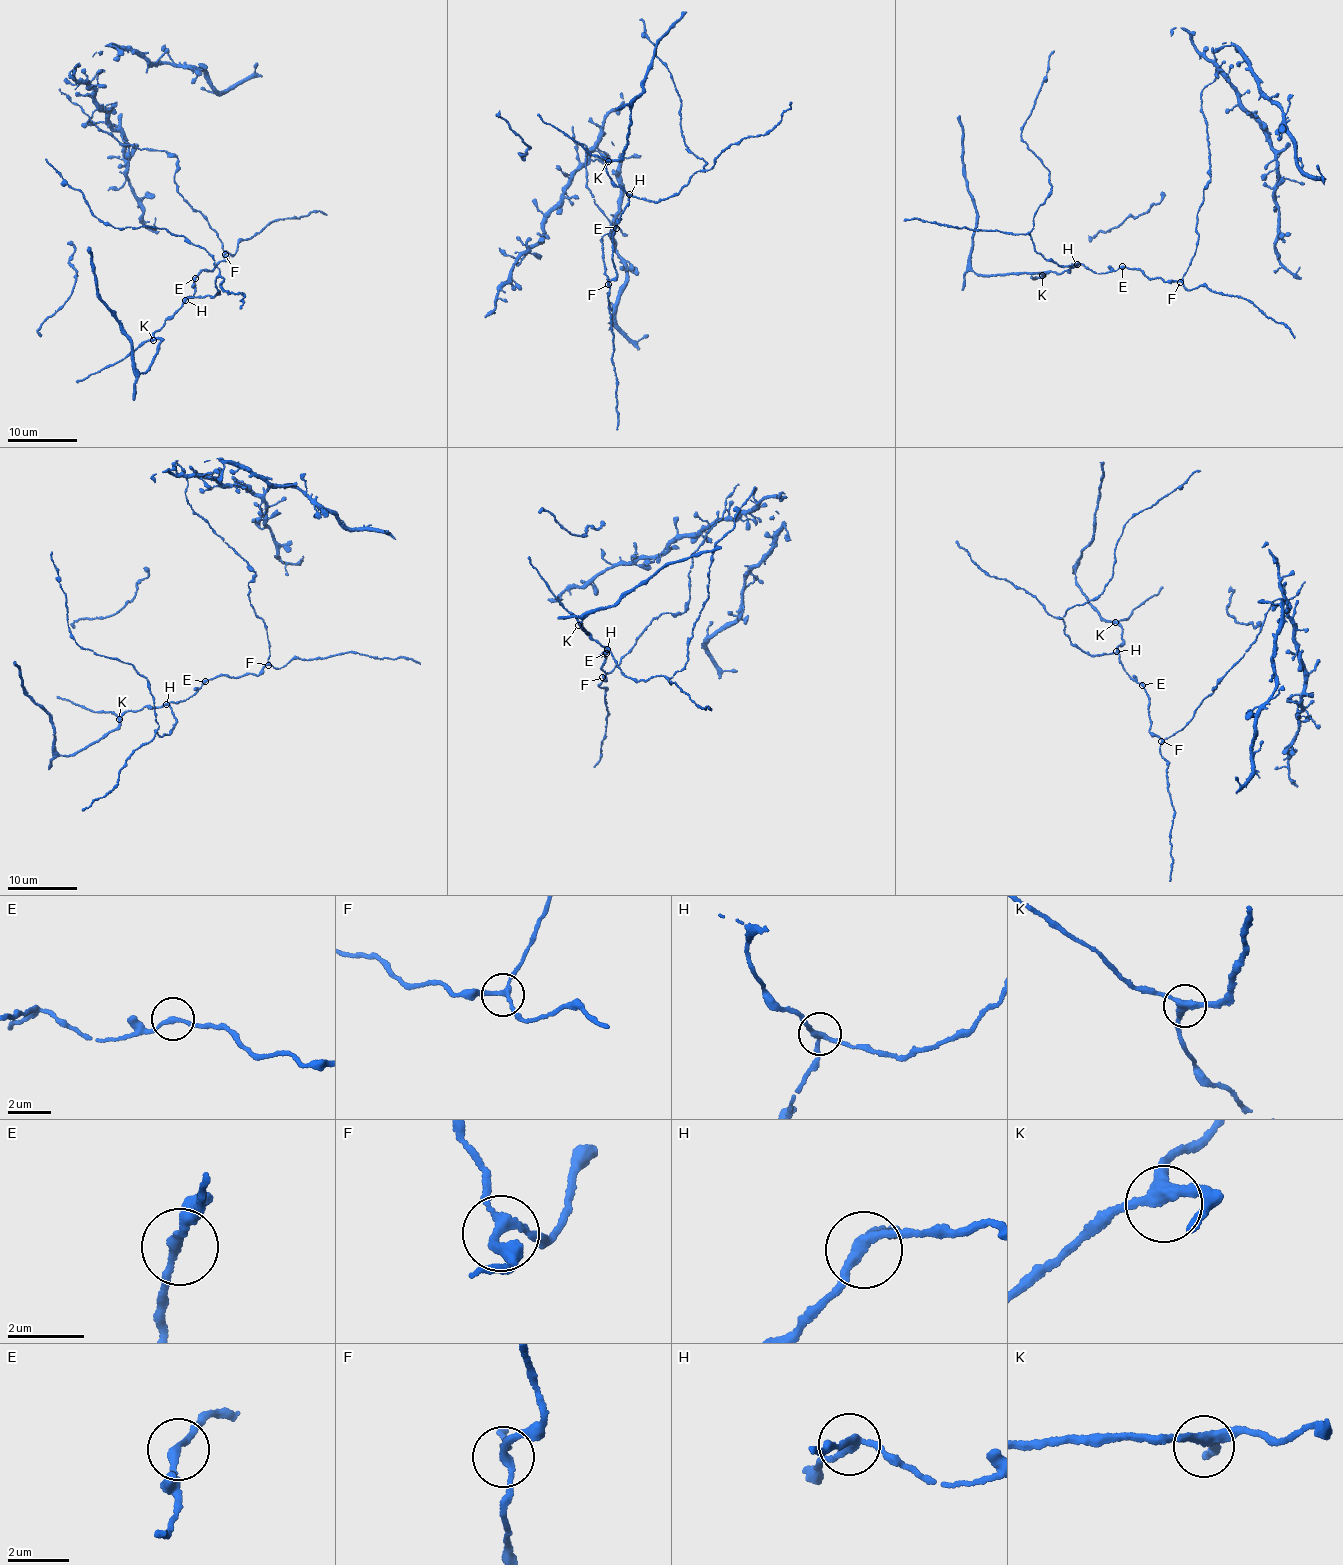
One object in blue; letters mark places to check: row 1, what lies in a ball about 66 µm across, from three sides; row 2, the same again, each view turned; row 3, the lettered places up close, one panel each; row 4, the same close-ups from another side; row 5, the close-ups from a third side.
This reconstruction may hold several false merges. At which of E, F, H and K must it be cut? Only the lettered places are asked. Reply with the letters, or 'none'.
none

